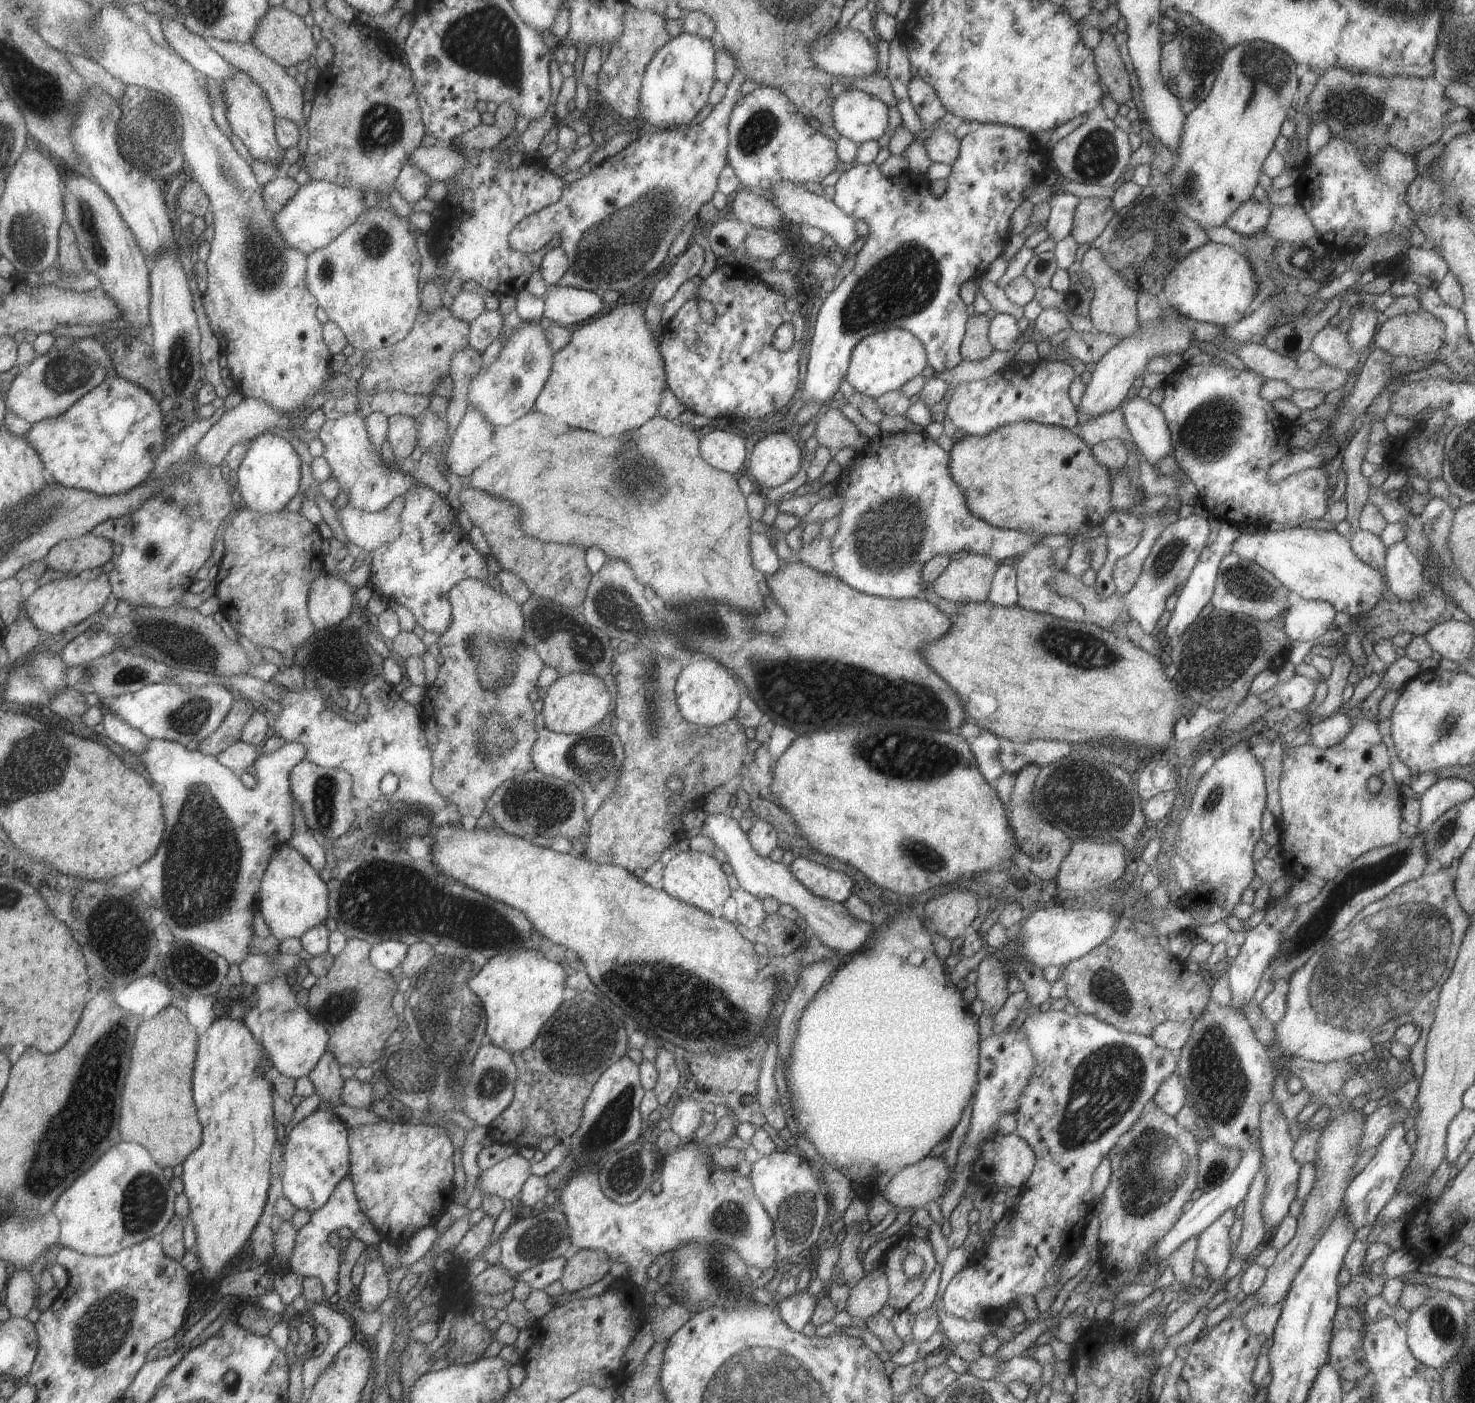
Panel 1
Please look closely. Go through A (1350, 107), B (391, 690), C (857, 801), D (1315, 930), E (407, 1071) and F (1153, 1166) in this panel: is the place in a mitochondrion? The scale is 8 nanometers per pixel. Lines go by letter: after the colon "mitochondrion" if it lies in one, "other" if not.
A: mitochondrion
B: other
C: other
D: mitochondrion
E: mitochondrion
F: mitochondrion

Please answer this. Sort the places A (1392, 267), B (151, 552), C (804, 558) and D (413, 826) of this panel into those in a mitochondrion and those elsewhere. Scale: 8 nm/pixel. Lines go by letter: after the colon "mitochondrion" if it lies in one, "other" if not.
A: other
B: other
C: other
D: other

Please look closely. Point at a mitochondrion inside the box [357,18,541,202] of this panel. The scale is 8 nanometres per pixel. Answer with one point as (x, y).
(382, 126)

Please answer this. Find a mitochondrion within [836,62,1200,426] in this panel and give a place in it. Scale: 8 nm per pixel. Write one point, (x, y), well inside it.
(901, 284)

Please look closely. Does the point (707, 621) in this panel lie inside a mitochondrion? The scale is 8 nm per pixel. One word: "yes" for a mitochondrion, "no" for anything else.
yes

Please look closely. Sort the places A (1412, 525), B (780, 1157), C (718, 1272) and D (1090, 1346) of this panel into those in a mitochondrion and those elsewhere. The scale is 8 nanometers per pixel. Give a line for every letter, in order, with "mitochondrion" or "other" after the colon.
A: other
B: other
C: mitochondrion
D: other

